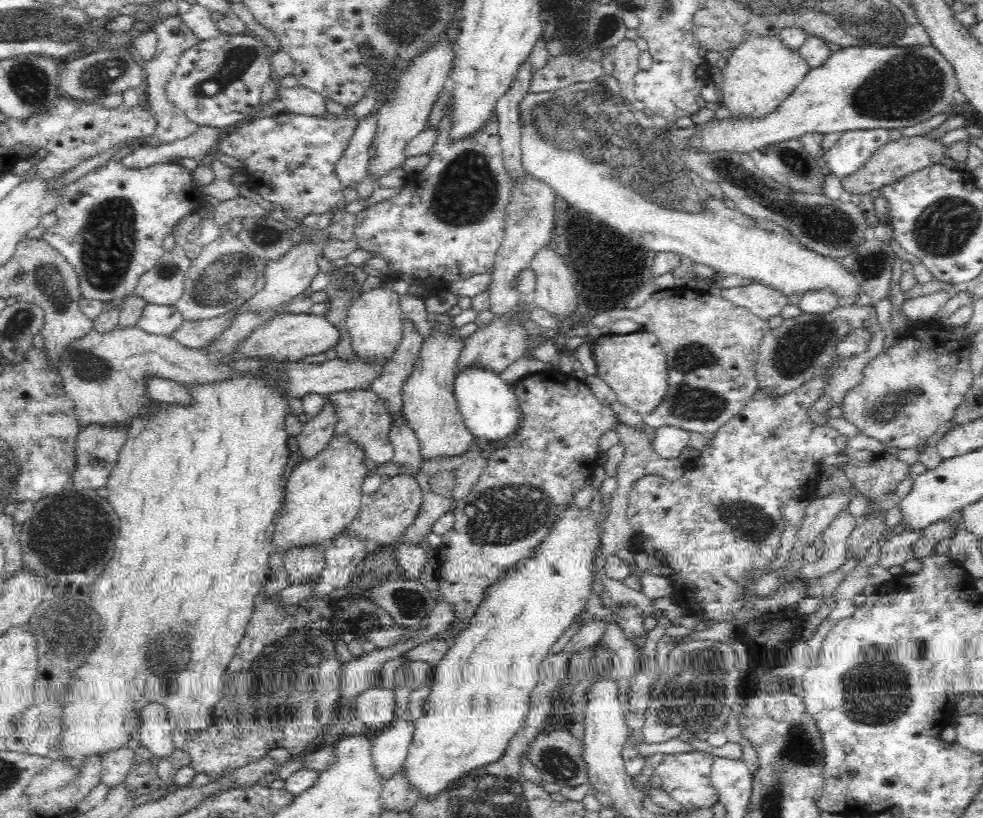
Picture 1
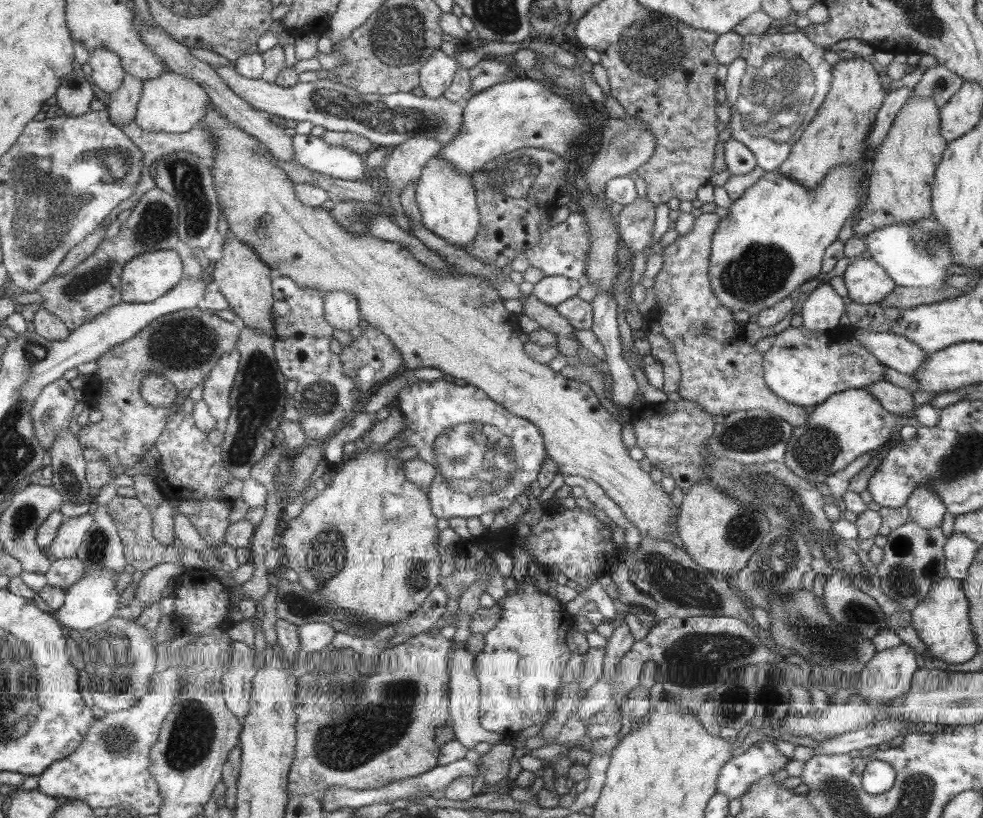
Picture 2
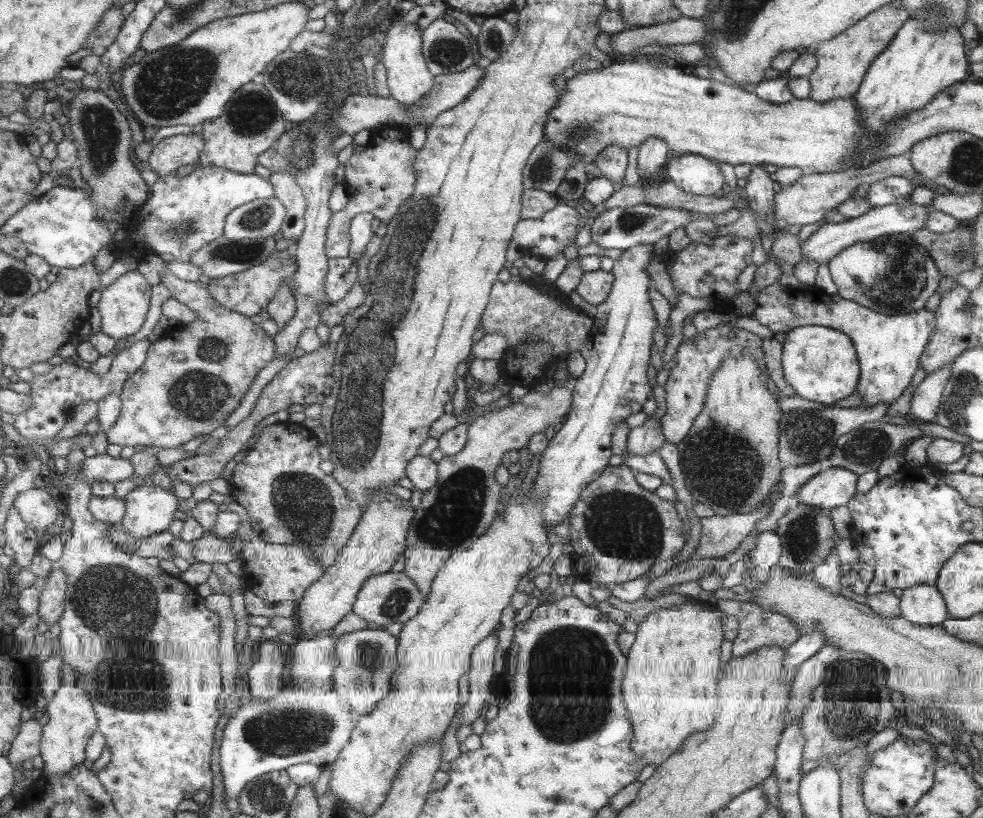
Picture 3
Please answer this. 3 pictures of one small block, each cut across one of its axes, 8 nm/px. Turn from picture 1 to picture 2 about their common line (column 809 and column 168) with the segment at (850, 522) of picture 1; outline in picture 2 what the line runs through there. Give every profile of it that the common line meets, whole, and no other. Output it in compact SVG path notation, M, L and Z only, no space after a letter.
M163 563L149 568L143 572L135 588L134 598L139 602L141 614L145 615L149 607L149 602L161 599L161 590L165 588L167 582L182 577L186 571L182 565L177 563Z

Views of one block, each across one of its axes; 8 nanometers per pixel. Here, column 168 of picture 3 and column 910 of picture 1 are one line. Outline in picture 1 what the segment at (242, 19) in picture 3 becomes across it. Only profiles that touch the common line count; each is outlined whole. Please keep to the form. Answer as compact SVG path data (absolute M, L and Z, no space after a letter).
M935 46L841 47L838 51L831 51L822 66L810 69L794 92L774 112L761 119L710 120L700 124L698 132L687 142L696 151L749 153L784 140L799 139L808 133L824 135L882 128L902 130L902 135L906 137L926 135L949 119L950 114L945 110L955 100L958 90L953 66Z

